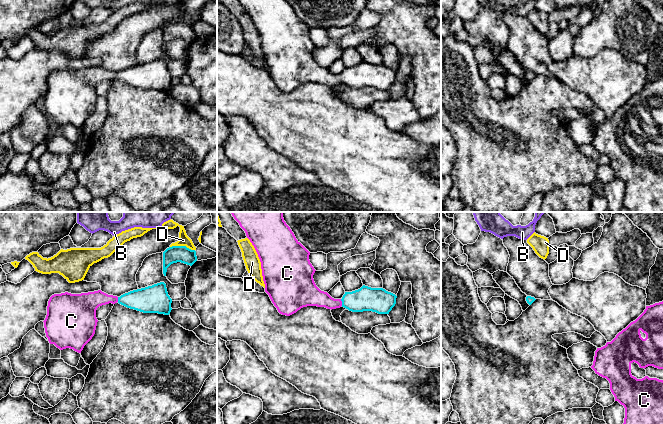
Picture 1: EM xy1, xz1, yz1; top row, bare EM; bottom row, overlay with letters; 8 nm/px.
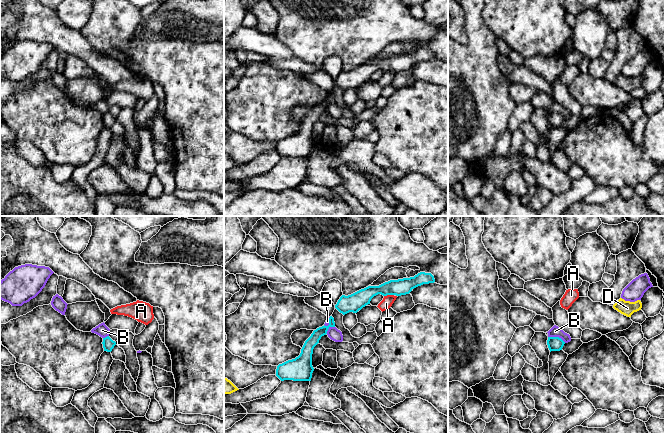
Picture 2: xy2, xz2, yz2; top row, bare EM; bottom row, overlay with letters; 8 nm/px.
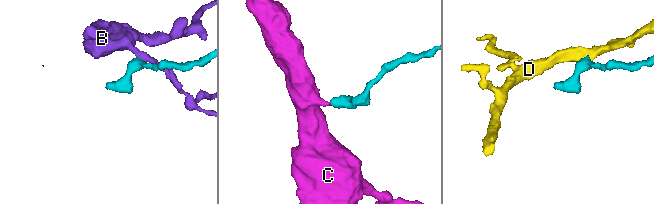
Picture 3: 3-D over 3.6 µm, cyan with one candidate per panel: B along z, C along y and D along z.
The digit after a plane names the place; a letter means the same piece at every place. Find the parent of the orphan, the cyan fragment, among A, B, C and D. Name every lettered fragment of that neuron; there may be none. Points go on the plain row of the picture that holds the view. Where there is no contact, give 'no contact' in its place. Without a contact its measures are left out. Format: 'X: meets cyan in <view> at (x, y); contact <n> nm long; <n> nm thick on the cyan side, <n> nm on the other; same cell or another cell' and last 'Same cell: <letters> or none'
A: meets cyan in xz2 at (388, 70); contact 80 nm long; 140 nm thick on the cyan side, 90 nm on the other; another cell
B: meets cyan in yz2 at (557, 113); contact 150 nm long; 110 nm thick on the cyan side, 90 nm on the other; another cell
C: meets cyan in xz1 at (342, 78); contact 60 nm long; 190 nm thick on the cyan side, 160 nm on the other; same cell
D: meets cyan in xy1 at (182, 22); contact 200 nm long; 140 nm thick on the cyan side, 90 nm on the other; another cell
Same cell: C

